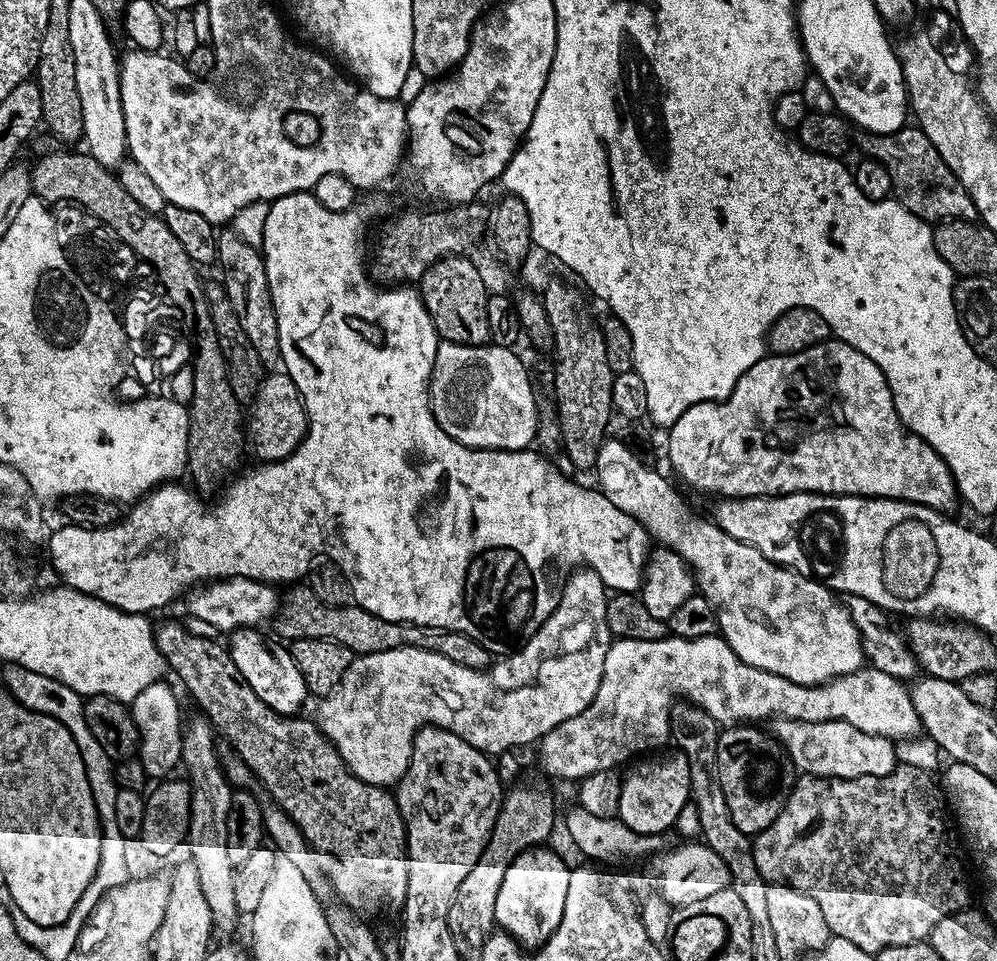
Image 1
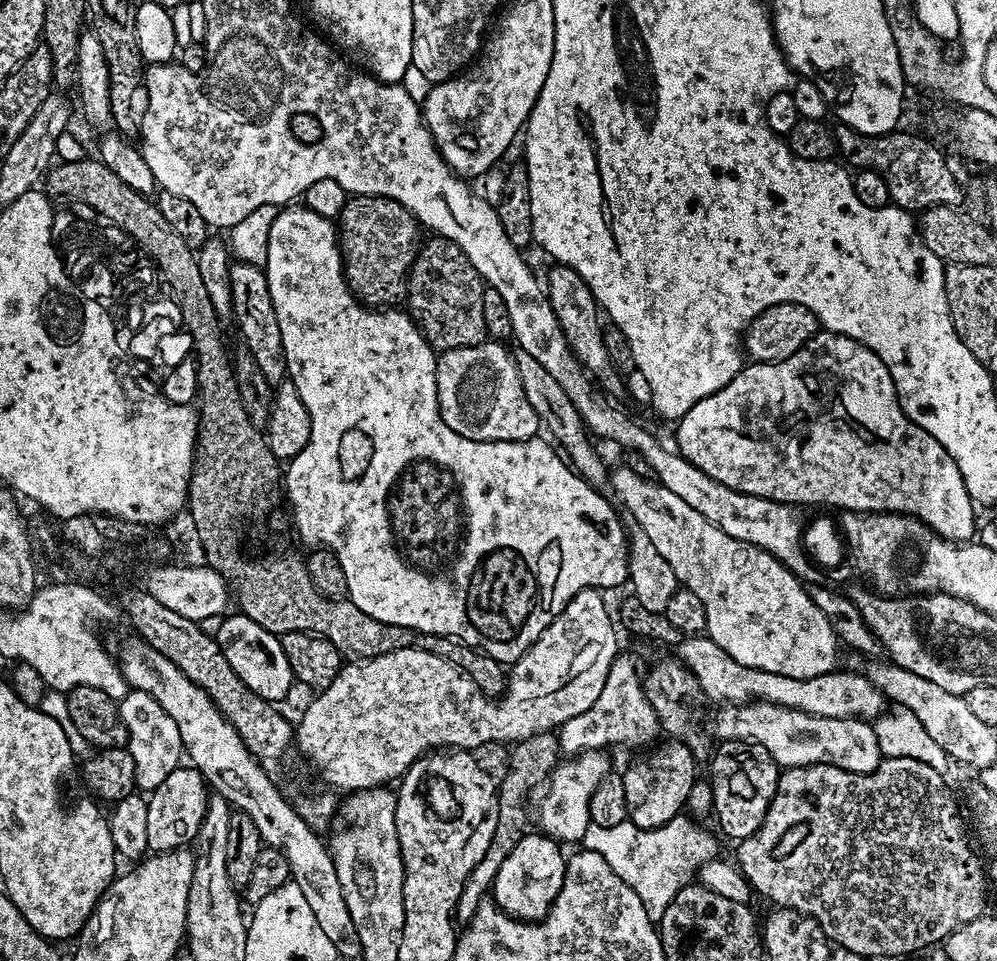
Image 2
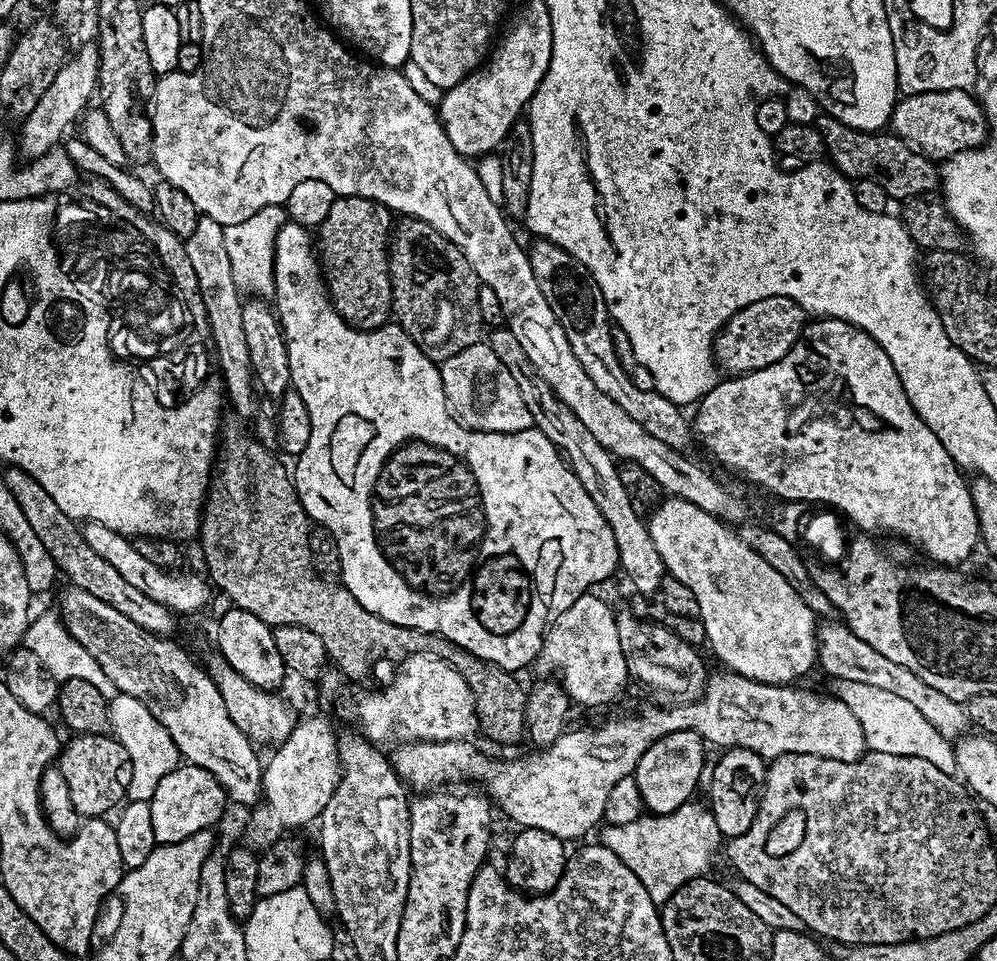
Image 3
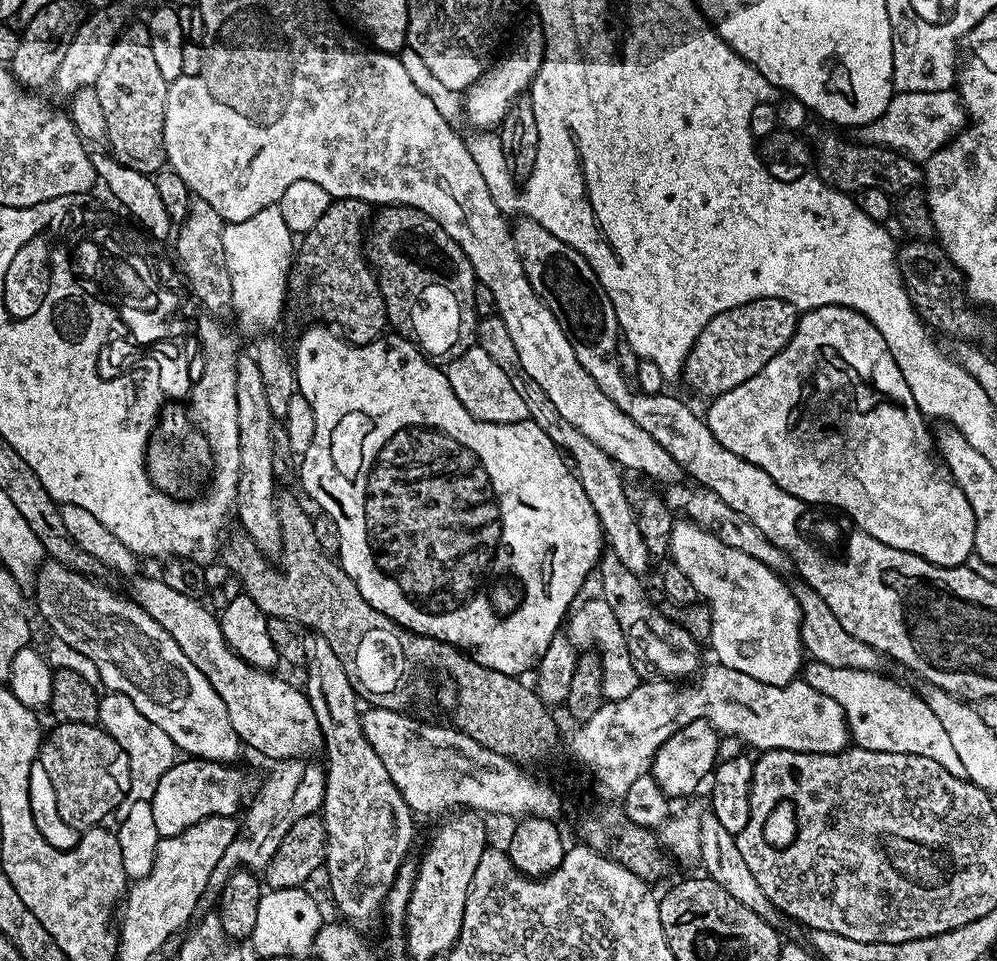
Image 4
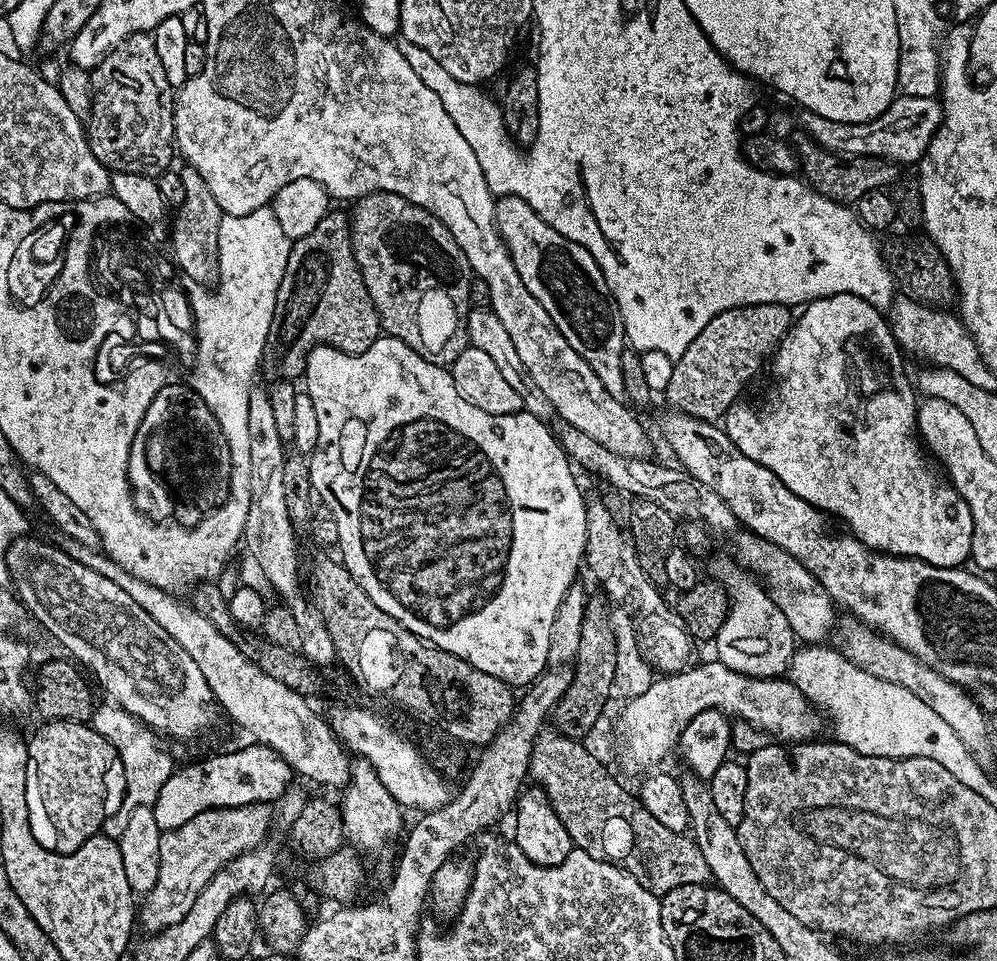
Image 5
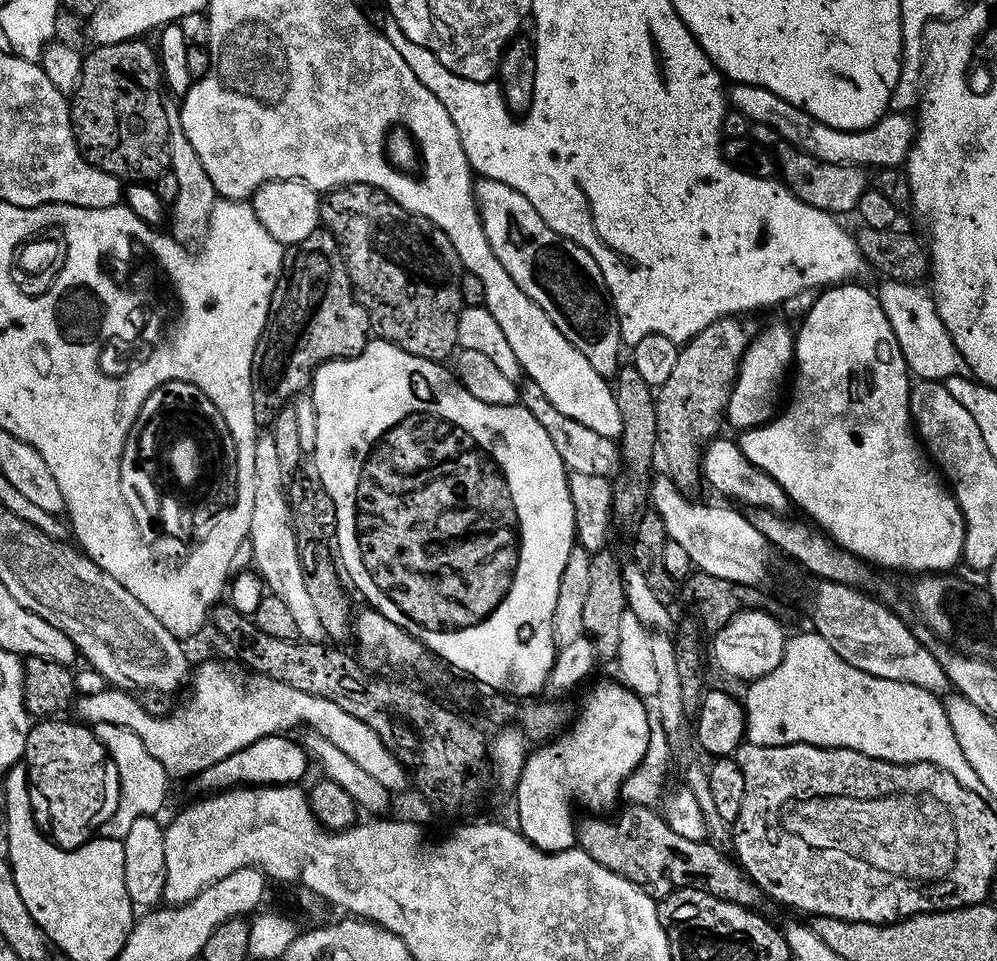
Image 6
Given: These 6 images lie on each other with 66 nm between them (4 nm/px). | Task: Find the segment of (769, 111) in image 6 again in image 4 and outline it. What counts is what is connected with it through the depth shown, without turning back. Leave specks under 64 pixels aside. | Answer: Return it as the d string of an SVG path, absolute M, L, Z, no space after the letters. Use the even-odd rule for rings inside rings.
M956 90L947 92L896 92L877 120L861 124L854 136L861 144L873 144L901 152L911 160L926 162L942 146L946 146L966 126L964 104Z

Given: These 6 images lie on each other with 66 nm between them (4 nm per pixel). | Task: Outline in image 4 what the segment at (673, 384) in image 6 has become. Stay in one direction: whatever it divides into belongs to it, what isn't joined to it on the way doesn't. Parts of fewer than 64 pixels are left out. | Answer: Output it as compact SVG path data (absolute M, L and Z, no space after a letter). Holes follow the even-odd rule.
M758 298L754 302L746 302L742 306L734 306L706 322L702 334L694 342L694 346L684 359L683 383L688 383L700 396L715 398L726 394L728 390L734 390L734 386L742 386L746 378L754 378L770 358L774 358L790 342L790 338L796 332L798 310L790 302L782 298Z

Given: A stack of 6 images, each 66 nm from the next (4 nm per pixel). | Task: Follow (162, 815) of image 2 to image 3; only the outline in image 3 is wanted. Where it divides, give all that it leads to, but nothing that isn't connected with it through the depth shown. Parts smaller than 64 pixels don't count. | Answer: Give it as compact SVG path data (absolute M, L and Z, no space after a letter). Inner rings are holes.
M187 762L181 763L154 790L150 806L150 822L154 826L154 838L157 844L173 844L184 838L190 838L199 831L211 829L220 820L226 805L226 793L206 770Z

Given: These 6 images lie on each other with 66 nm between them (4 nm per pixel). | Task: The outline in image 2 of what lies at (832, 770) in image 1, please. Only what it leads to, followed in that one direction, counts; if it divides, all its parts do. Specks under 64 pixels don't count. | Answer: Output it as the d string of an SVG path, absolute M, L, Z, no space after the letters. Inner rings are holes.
M765 700L728 702L717 708L720 708L716 712L716 732L714 728L717 741L750 740L753 744L766 746L781 769L833 764L851 772L872 772L882 759L875 727L864 718L813 716Z

